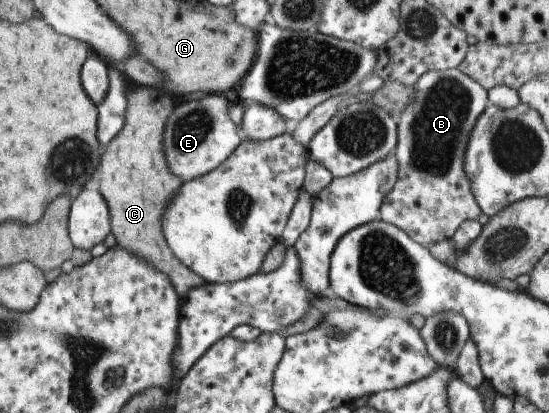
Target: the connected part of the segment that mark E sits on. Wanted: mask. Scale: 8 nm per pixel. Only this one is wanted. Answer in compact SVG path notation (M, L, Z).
M207 93L201 99L180 103L170 119L166 120L163 147L167 164L171 172L183 183L218 167L241 144L243 137L239 126L231 118L231 105L232 103L222 94Z

